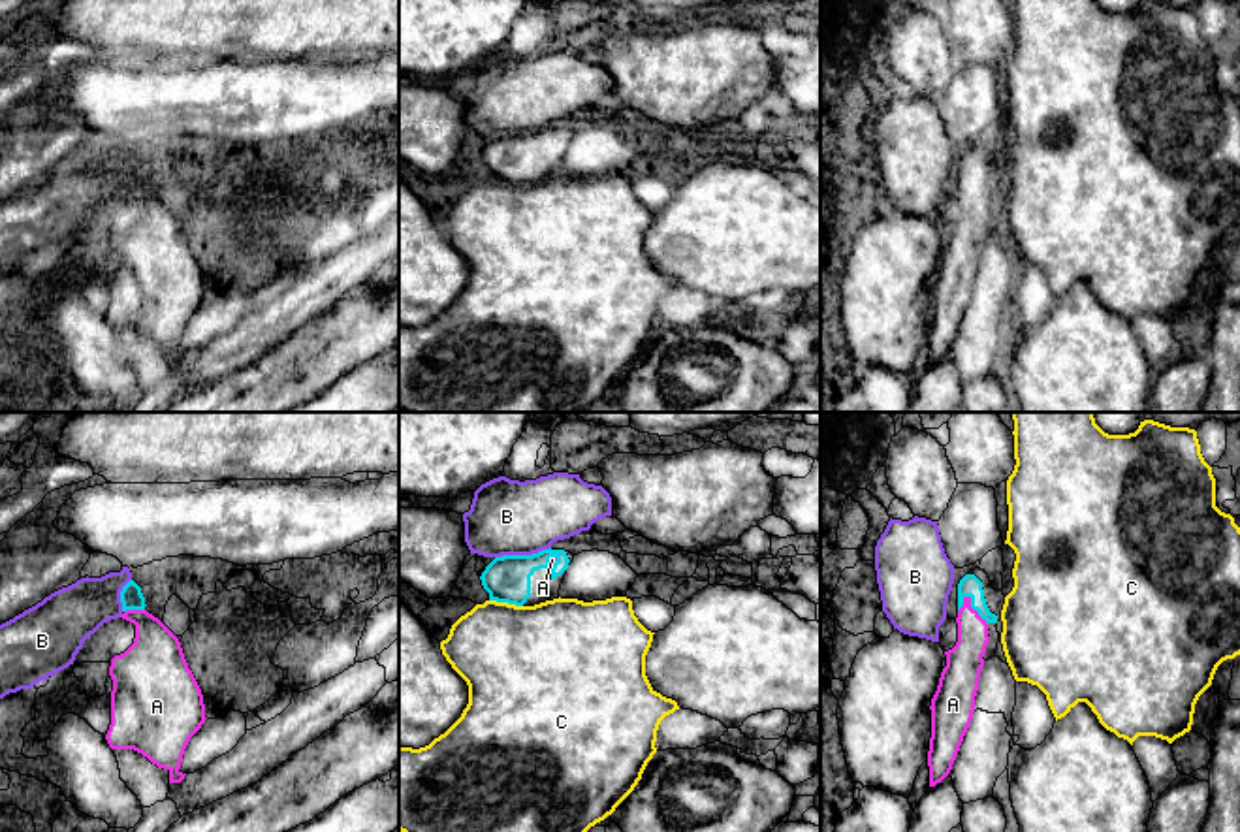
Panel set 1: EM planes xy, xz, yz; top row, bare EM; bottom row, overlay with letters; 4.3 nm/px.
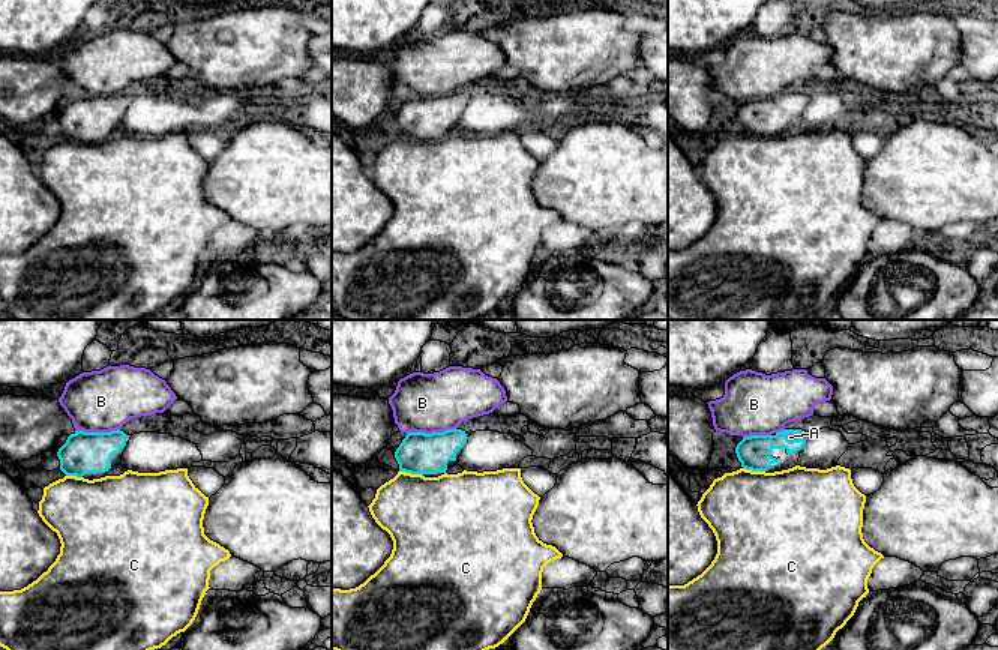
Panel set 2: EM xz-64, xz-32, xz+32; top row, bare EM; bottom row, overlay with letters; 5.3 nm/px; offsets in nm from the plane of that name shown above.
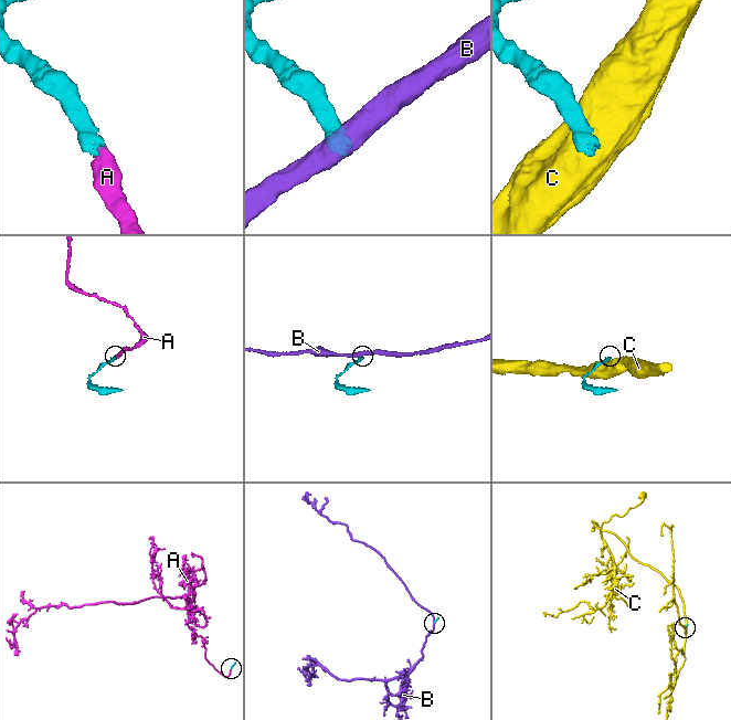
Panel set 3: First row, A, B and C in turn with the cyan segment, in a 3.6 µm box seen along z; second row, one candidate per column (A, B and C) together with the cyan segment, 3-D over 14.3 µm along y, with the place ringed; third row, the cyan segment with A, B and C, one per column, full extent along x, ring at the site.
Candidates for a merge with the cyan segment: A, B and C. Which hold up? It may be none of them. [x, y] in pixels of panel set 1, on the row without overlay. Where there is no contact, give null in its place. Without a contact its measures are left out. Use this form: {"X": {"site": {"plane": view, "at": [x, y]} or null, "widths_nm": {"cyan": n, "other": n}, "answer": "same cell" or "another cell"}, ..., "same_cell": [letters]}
{"A": {"site": {"plane": "yz", "at": [973, 187]}, "widths_nm": {"cyan": 100, "other": 160}, "answer": "same cell"}, "B": {"site": {"plane": "xz", "at": [522, 134]}, "widths_nm": {"cyan": 200, "other": 320}, "answer": "another cell"}, "C": {"site": {"plane": "xz", "at": [507, 179]}, "widths_nm": {"cyan": 200, "other": 440}, "answer": "another cell"}, "same_cell": ["A"]}

